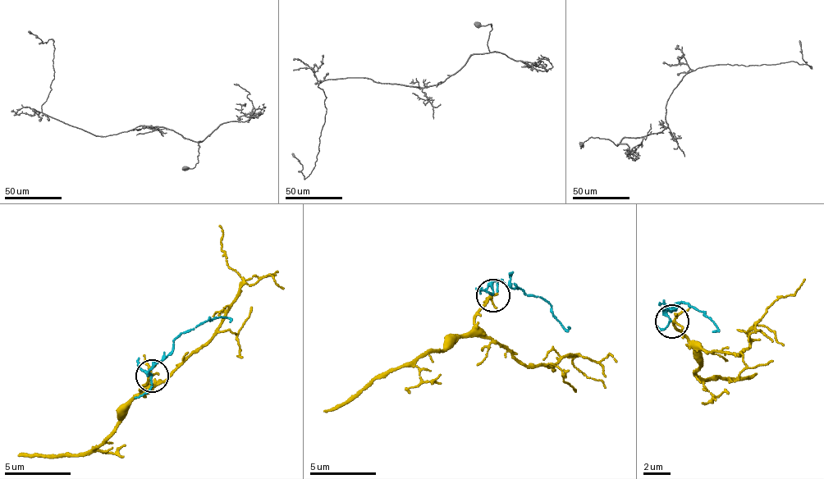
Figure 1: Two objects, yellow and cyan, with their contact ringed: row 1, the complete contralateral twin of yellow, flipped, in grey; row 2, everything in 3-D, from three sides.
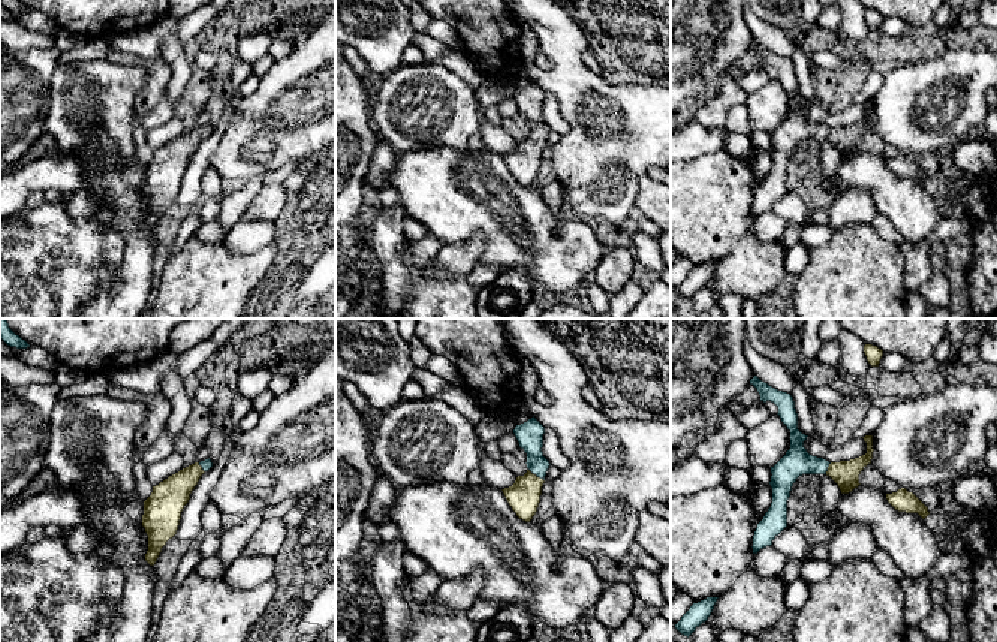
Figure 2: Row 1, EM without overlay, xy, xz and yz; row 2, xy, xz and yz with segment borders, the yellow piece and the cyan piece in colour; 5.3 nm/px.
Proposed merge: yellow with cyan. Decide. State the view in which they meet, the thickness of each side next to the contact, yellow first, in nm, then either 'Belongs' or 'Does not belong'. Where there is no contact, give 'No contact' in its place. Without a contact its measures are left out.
Touches yellow in xz. Thickness 180 nm (yellow) against 140 nm. Belongs

